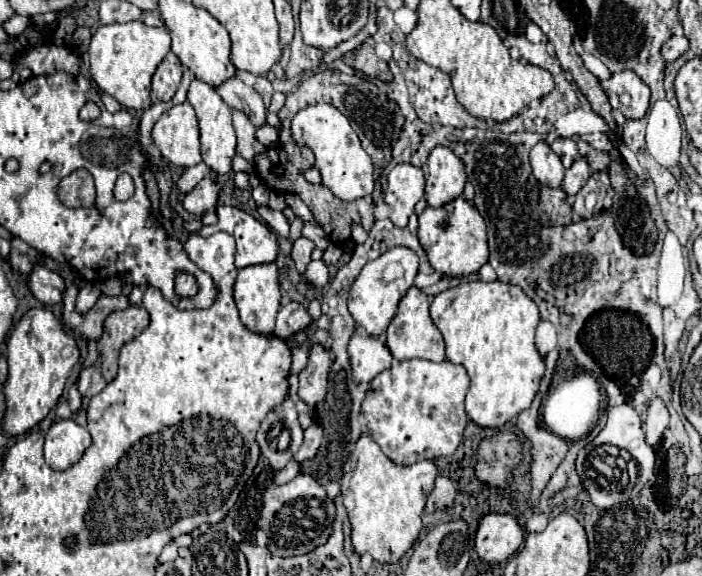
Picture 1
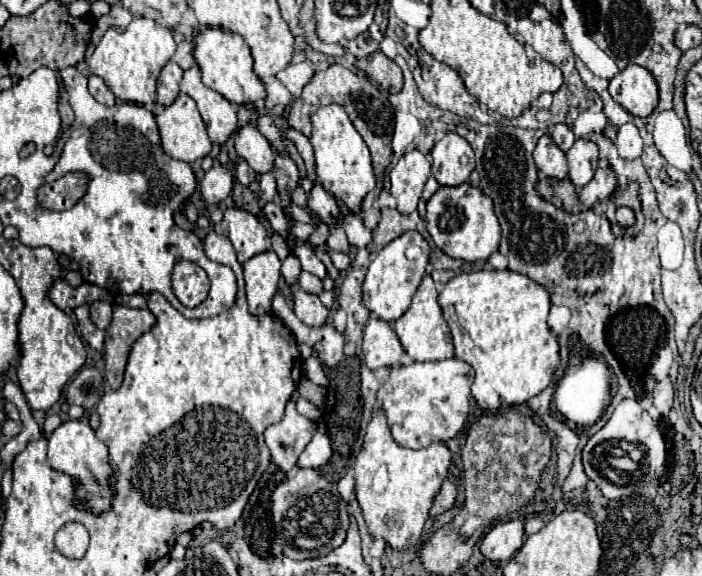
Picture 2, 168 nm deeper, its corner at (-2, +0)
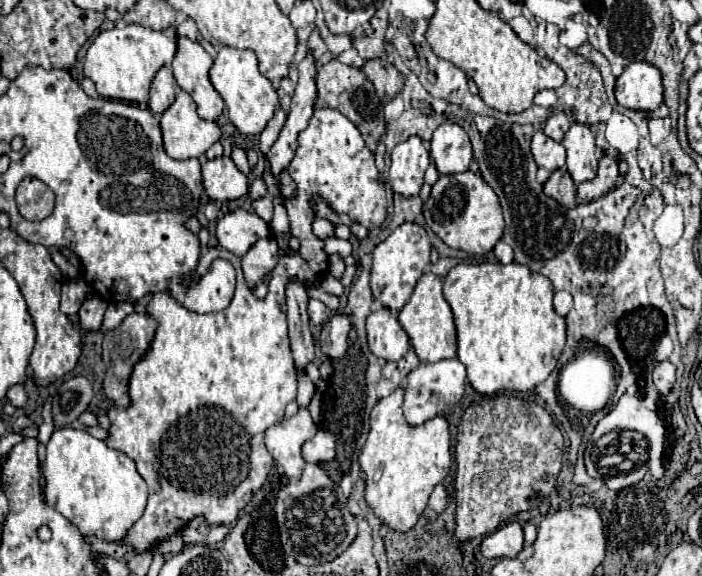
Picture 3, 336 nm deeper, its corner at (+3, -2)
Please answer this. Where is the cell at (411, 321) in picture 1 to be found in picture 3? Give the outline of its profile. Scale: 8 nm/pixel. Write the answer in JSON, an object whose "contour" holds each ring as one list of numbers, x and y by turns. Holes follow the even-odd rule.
{"contour":[[424,273,420,277,410,301,398,313,398,319,400,325,406,329,420,361,436,363,440,359,456,357,456,327,452,319,452,309,442,295,442,279,438,279,434,273]]}

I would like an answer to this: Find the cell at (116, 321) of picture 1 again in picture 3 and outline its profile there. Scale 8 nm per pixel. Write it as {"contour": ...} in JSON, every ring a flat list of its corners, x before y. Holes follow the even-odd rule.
{"contour":[[132,313,128,315,116,329,108,331,104,335,104,341,102,341,102,359,106,363,106,379,104,379,104,391,106,395,122,409,126,409,130,405,130,397,128,397,128,379,132,375,132,369,134,365,146,355,146,351,150,349,150,343,154,339,154,333,156,333,156,327,158,327,158,321,144,313]]}

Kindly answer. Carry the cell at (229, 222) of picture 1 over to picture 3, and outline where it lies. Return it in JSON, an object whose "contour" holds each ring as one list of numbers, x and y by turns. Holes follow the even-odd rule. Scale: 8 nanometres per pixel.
{"contour":[[236,209,224,215,216,225,216,237,220,247,242,257,258,239,268,237,270,227,256,213]]}

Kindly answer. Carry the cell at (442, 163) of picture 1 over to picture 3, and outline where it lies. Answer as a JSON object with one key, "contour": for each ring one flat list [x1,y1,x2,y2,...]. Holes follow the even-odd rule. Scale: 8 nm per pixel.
{"contour":[[442,123,432,135,430,155,442,175,466,171,472,161,472,145,466,131,456,123]]}

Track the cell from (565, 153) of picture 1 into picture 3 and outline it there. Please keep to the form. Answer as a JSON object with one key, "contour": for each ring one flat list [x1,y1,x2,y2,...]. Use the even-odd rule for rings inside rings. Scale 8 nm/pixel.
{"contour":[[560,111,560,113,550,115,542,129,544,129,544,133,546,133,548,137,552,137,554,141,562,141,564,133,568,131,568,127,570,127,570,121,568,121,568,117]]}

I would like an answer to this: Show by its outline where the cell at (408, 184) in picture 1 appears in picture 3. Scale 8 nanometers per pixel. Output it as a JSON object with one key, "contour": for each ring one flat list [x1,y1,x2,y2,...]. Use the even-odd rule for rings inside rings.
{"contour":[[414,135,398,143,392,151,392,165,390,165,390,185,394,193,418,195,428,165,430,153,420,137]]}

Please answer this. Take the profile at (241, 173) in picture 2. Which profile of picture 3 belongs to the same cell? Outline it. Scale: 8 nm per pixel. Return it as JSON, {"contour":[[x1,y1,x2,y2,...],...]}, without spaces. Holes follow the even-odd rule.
{"contour":[[240,147,232,149,232,159,234,159,234,163,240,167,240,171,244,171,244,175,250,173,250,165,248,165,248,161,246,161,246,149,240,149]]}

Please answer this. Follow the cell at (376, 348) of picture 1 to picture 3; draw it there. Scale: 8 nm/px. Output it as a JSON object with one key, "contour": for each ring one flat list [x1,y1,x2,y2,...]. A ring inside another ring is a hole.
{"contour":[[382,307,368,315,366,321,368,331,368,347,370,351,384,361,398,361,410,349,410,337,398,323,398,317]]}

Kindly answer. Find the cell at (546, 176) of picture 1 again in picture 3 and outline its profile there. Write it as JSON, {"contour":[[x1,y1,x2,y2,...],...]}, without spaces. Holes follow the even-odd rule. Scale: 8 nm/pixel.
{"contour":[[538,129,532,137,532,155,534,155,534,161,538,163,538,167,550,169,550,171,556,171,566,165,564,145,550,139,548,135,544,135,542,129]]}

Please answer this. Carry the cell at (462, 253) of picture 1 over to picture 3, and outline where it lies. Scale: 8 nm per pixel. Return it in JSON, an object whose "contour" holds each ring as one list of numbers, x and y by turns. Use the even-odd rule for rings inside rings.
{"contour":[[470,169,464,173,440,175,432,187,430,199,424,203,424,217,428,227,450,247,462,249,474,255,486,255,492,251,504,231,504,217,498,195,494,189]]}

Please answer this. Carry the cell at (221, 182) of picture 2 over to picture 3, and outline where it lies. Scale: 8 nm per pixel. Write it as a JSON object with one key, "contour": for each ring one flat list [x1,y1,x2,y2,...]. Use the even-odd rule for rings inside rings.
{"contour":[[228,155,210,159,202,165,206,195,214,201,234,201,248,193,248,177]]}

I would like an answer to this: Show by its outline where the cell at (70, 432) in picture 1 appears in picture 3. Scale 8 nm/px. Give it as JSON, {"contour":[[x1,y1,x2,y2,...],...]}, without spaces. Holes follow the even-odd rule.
{"contour":[[64,427,52,433,46,445,44,475,48,505,62,513,84,535,120,541,144,513,148,487,136,463,126,453,108,447,82,429]]}

